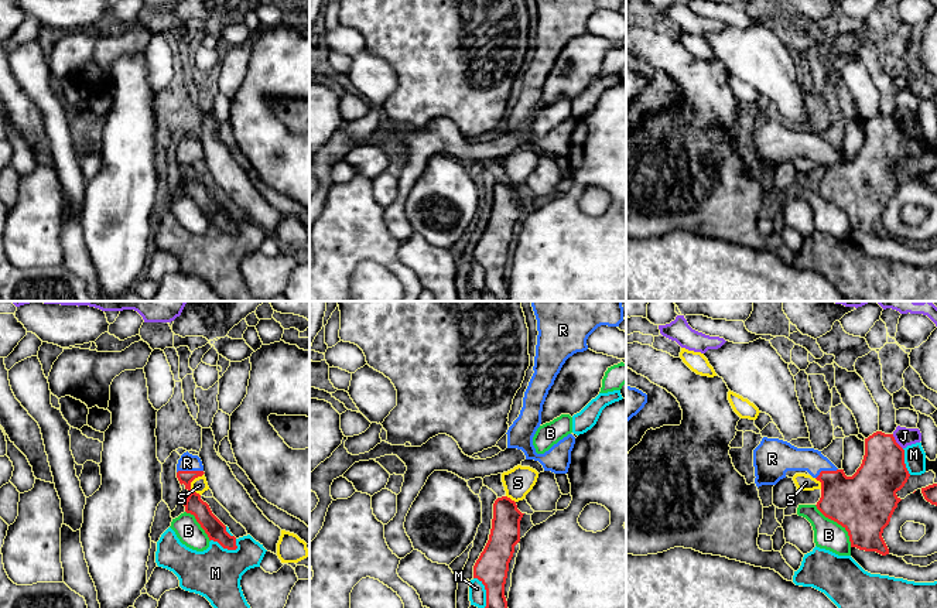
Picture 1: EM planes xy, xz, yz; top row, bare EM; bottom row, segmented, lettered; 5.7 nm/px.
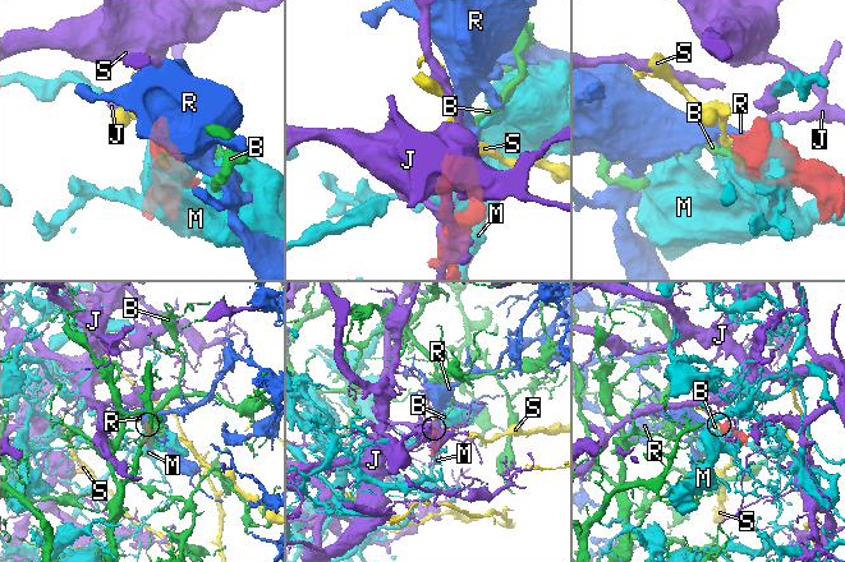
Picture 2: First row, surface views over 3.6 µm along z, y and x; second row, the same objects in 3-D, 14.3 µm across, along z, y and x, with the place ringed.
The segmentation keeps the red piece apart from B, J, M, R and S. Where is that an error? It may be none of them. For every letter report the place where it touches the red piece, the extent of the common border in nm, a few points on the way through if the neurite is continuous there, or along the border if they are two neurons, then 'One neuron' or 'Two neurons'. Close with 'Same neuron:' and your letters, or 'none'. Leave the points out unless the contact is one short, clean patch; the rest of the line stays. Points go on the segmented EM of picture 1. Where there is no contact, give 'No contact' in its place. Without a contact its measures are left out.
B: Touches red at yz (838, 523). Shared border 320 nm. Boundary: yz (814, 505), (847, 532), (851, 546). Two neurons
J: Touches red at yz (895, 441). Shared border 110 nm. Boundary: yz (892, 434), (902, 448). Two neurons
M: Touches red at xy (225, 547). Shared border 170 nm. Two neurons
R: Touches red at xy (190, 471). Shared border 150 nm. Path across: xy (194, 505), (188, 488), (190, 471), (187, 463). One neuron
S: Touches red at xy (190, 484). Shared border 130 nm. Boundary: xy (202, 474), (191, 482), (191, 488), (199, 495). Two neurons
Same neuron: R

